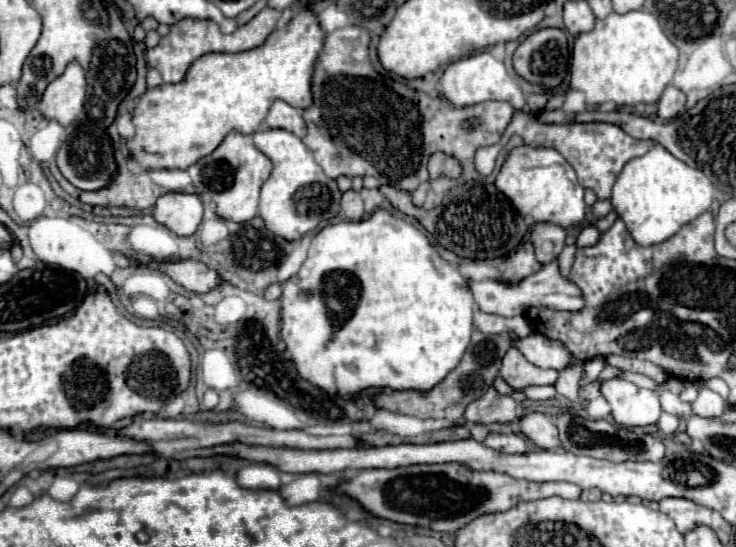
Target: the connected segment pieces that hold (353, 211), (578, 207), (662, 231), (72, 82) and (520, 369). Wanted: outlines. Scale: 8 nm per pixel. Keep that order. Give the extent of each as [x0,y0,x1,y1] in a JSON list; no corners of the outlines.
[[342,191,364,221],[496,147,586,229],[612,145,714,245],[38,63,86,125],[500,347,560,389]]

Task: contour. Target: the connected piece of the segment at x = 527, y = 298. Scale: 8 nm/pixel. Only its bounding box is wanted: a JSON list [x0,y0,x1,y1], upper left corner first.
[468,261,584,317]

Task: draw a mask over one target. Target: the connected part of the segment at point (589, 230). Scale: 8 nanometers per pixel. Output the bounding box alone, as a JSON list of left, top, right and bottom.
[576,225,600,247]

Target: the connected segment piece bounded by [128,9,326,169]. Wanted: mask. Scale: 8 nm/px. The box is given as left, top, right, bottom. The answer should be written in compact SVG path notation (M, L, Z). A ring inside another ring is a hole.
M312 11L298 13L284 29L274 31L264 45L242 51L242 53L212 53L202 55L188 71L184 81L174 85L160 85L154 89L148 89L134 109L132 123L136 127L134 139L128 141L132 157L144 167L144 169L188 169L198 159L210 155L230 131L252 135L260 129L262 121L266 119L266 113L270 105L276 99L286 101L288 105L296 109L308 109L314 101L312 97L312 77L314 67L318 61L318 55L324 47L326 31L320 27L318 17Z

